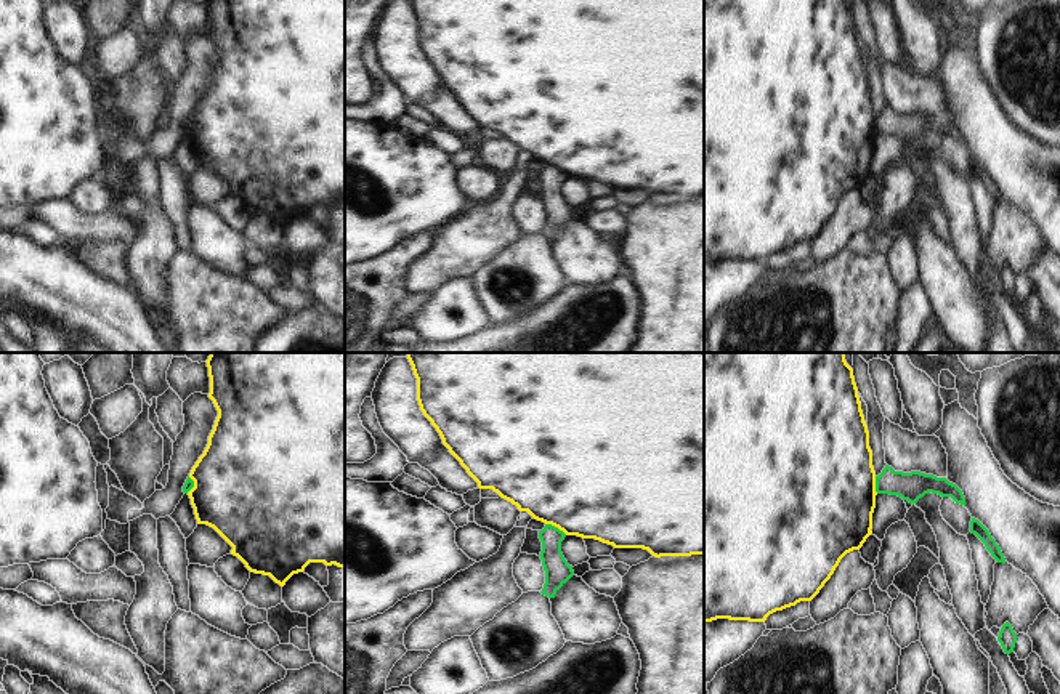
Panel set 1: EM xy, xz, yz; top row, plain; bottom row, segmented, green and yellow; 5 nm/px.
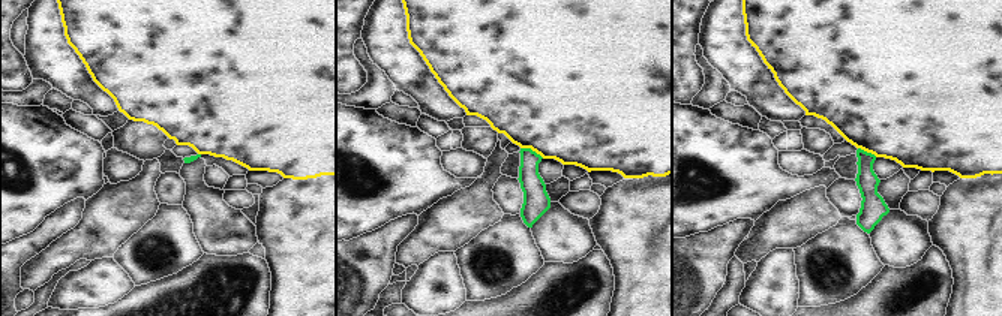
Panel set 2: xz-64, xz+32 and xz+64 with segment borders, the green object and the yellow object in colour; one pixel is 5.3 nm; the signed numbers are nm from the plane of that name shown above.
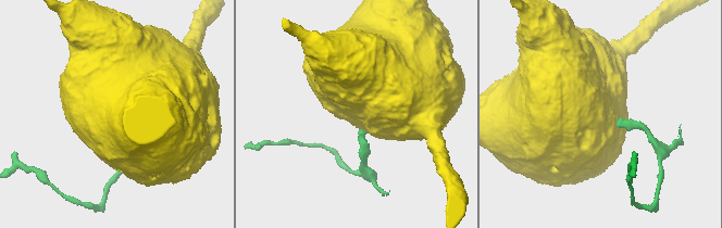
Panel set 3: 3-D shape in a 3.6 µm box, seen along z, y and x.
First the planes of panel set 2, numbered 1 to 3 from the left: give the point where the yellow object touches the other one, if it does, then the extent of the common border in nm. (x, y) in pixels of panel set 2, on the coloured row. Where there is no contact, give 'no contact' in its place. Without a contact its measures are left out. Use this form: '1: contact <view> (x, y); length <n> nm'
1: no contact
2: contact xz+32 (531, 150); length 140 nm
3: contact xz+64 (866, 152); length 120 nm

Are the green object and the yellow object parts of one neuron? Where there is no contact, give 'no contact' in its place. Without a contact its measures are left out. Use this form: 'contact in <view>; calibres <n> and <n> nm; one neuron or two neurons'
contact in xz; calibres 130 and 500 nm; two neurons

